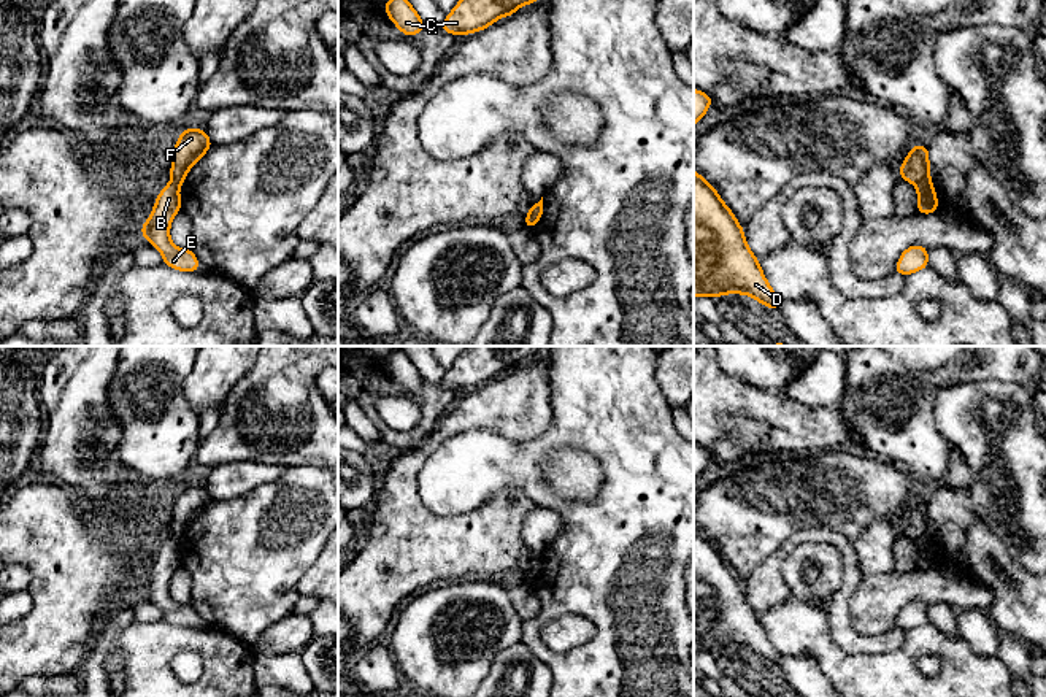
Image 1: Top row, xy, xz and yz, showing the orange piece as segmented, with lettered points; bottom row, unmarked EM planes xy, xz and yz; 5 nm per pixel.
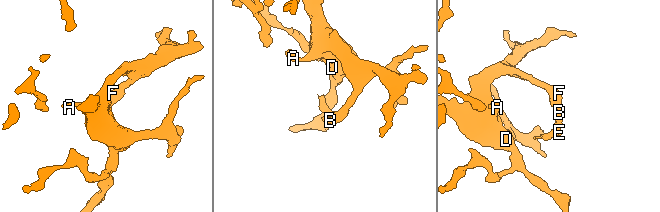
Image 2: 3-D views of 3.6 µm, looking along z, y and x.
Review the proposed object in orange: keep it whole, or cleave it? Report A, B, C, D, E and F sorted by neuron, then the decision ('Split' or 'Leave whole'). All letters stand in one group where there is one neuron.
Groups: A C D F / B E. Split

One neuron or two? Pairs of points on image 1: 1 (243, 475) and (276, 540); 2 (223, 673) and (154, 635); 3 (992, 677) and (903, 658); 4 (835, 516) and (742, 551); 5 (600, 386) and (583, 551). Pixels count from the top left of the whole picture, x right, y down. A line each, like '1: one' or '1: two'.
1: two
2: one
3: one
4: one
5: one

